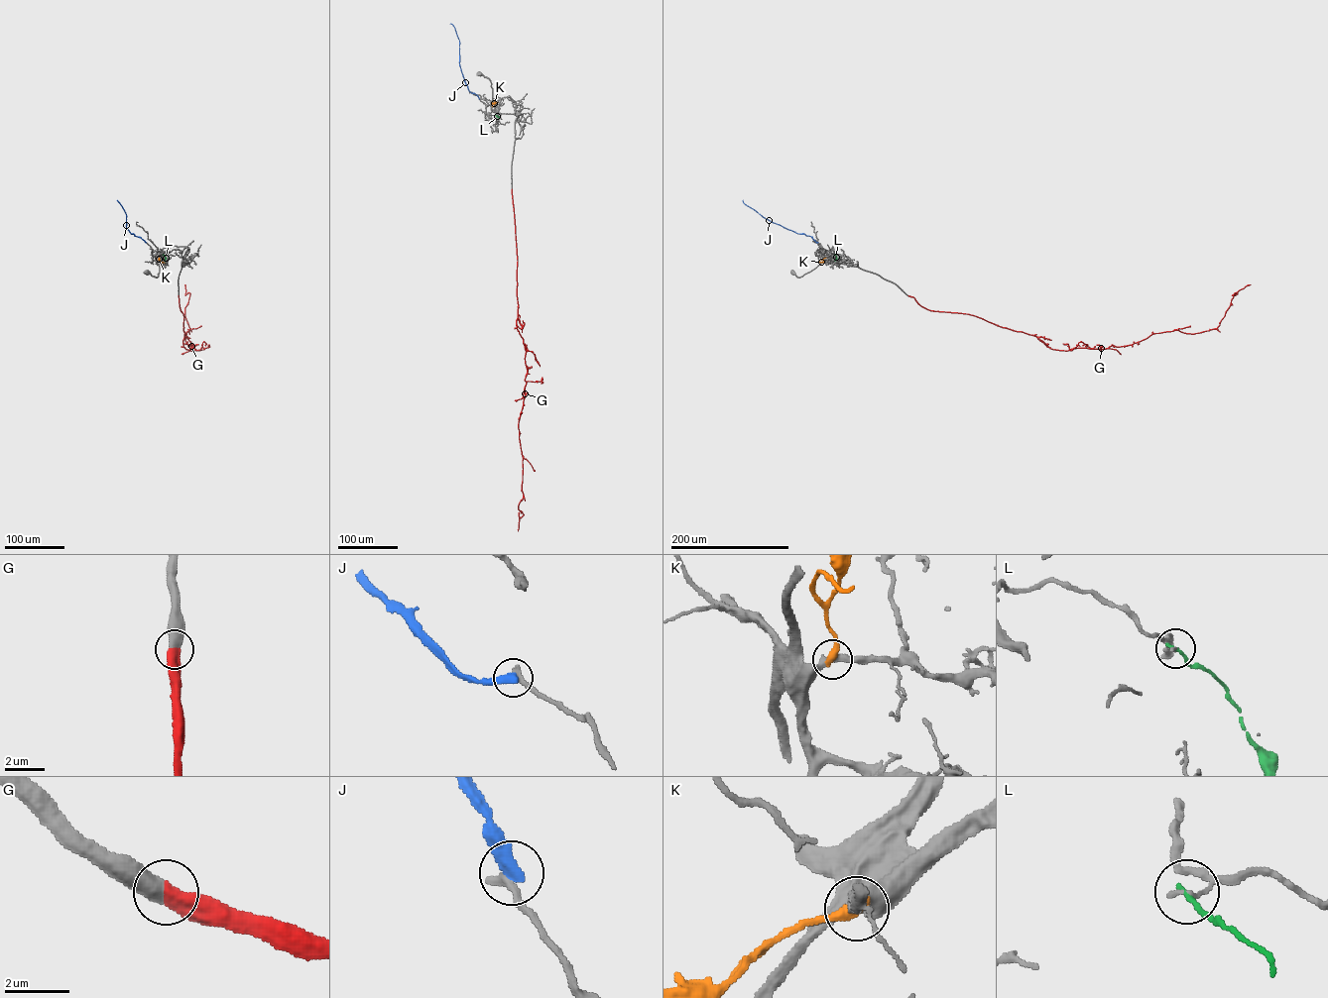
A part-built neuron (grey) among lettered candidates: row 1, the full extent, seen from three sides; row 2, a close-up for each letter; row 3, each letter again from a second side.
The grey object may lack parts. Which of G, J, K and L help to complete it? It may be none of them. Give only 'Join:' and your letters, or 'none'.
Join: G

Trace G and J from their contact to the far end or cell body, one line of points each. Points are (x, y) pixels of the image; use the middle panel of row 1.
G: (512, 189), (516, 325), (527, 374), (519, 422), (523, 498), (518, 508), (523, 514), (519, 514), (518, 531)
J: (479, 98), (465, 83), (459, 64), (459, 41), (450, 24)

